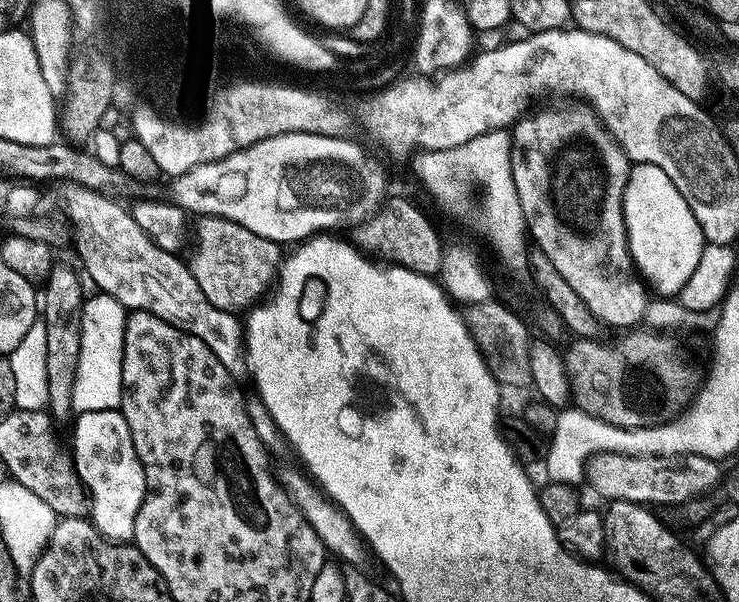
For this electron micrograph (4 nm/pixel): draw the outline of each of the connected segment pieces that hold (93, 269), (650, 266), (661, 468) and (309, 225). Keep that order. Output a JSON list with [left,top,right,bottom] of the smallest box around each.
[[66,186,246,374],[624,163,706,297],[586,452,721,506],[170,132,388,246]]

